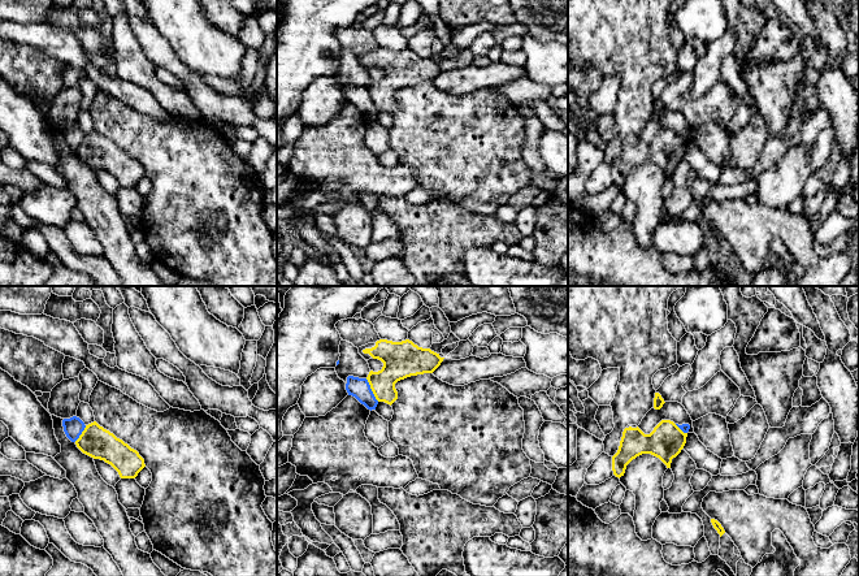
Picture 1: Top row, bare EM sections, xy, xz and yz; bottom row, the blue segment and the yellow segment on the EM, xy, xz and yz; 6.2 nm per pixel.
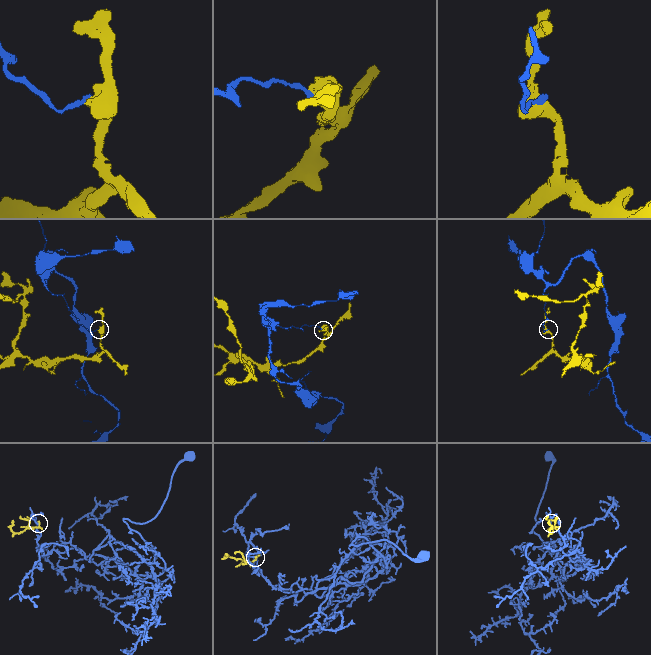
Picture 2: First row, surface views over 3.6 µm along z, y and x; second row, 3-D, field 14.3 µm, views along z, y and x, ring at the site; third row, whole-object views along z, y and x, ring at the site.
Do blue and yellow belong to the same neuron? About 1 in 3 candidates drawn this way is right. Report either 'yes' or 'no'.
no

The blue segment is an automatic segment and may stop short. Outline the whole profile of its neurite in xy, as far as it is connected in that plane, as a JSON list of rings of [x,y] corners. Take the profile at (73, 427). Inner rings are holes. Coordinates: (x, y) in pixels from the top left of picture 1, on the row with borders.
[[[73,416],[70,419],[64,419],[62,426],[66,437],[71,442],[75,442],[86,428],[84,423],[77,416]]]

